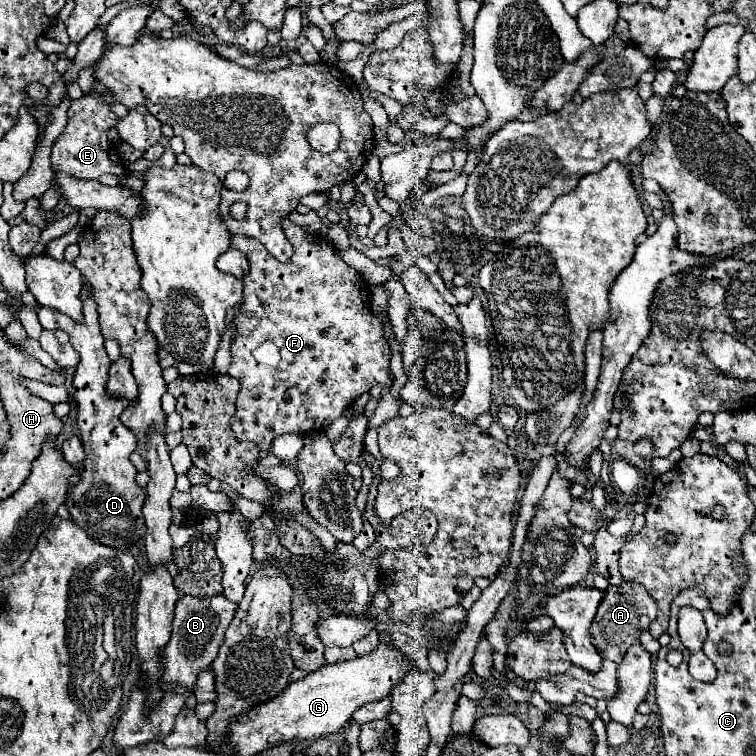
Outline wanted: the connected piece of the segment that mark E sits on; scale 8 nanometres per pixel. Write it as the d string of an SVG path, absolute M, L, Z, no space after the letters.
M95 80L91 94L83 94L79 100L71 100L69 106L69 120L65 130L55 138L53 148L51 148L51 170L65 172L67 176L73 178L83 178L83 180L95 180L101 174L117 174L117 176L127 176L125 164L121 164L119 158L111 158L111 142L107 138L107 130L113 128L119 118L111 110L113 104L113 94L99 82Z

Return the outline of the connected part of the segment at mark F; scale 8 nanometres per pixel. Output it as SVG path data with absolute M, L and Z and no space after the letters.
M289 218L281 220L281 228L287 236L287 240L293 244L295 248L295 254L291 258L291 262L283 264L279 260L273 260L273 256L269 256L269 252L265 252L265 248L261 244L257 244L257 240L253 238L247 238L247 236L239 236L239 234L231 234L231 248L237 248L241 250L243 254L247 254L247 260L249 260L249 274L245 274L243 278L243 304L241 304L241 314L239 318L235 320L235 326L237 326L237 338L235 342L231 344L231 356L233 356L233 362L231 362L231 368L229 368L229 374L233 378L237 378L241 382L241 390L239 390L239 396L237 396L237 404L235 404L235 414L231 418L231 428L235 432L235 436L239 440L249 440L253 444L257 444L257 448L265 454L271 454L271 446L273 446L273 440L281 434L307 434L307 432L313 432L313 430L323 430L323 424L325 422L333 422L337 420L345 408L349 408L357 396L361 396L363 392L369 392L371 386L375 384L381 384L381 386L387 386L389 380L391 380L391 368L389 368L389 358L391 358L391 350L383 338L383 324L381 320L373 314L371 310L371 290L367 286L367 282L363 280L363 276L347 266L341 256L337 254L337 248L331 246L331 242L327 238L323 238L321 234L315 236L315 234L309 234L305 232L301 226L293 224Z

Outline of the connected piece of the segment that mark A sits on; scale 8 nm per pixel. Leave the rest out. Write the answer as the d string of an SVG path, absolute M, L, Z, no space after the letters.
M623 582L617 588L609 586L597 608L597 614L595 614L593 626L591 626L591 634L595 638L595 646L597 646L599 654L603 658L609 658L619 664L623 654L633 644L639 642L641 632L649 628L649 624L655 620L655 616L657 616L657 604L649 596L649 592L645 592L645 588L641 588L641 584Z

